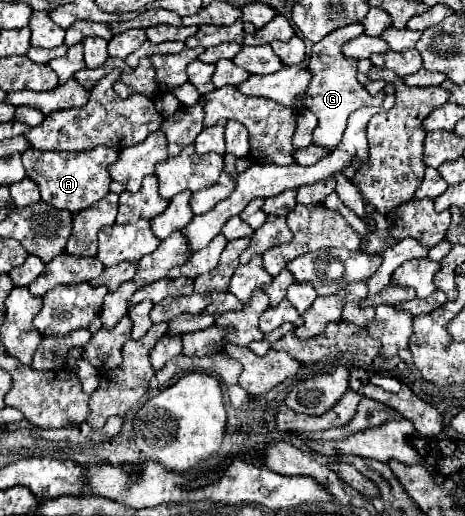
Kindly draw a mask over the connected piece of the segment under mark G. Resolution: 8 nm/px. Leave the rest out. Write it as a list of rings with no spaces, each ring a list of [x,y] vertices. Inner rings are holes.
[[[354,23],[348,27],[336,29],[334,33],[330,33],[330,37],[324,37],[322,41],[318,41],[312,47],[312,57],[308,63],[308,69],[312,71],[312,81],[310,81],[304,95],[300,95],[298,98],[303,102],[306,109],[310,109],[318,117],[318,127],[314,129],[314,145],[334,149],[342,139],[348,115],[360,107],[382,105],[382,101],[386,97],[384,89],[378,91],[378,95],[370,95],[356,79],[356,73],[358,73],[356,61],[344,57],[344,53],[342,53],[342,45],[354,37],[360,37],[362,33],[364,33],[364,25]]]

